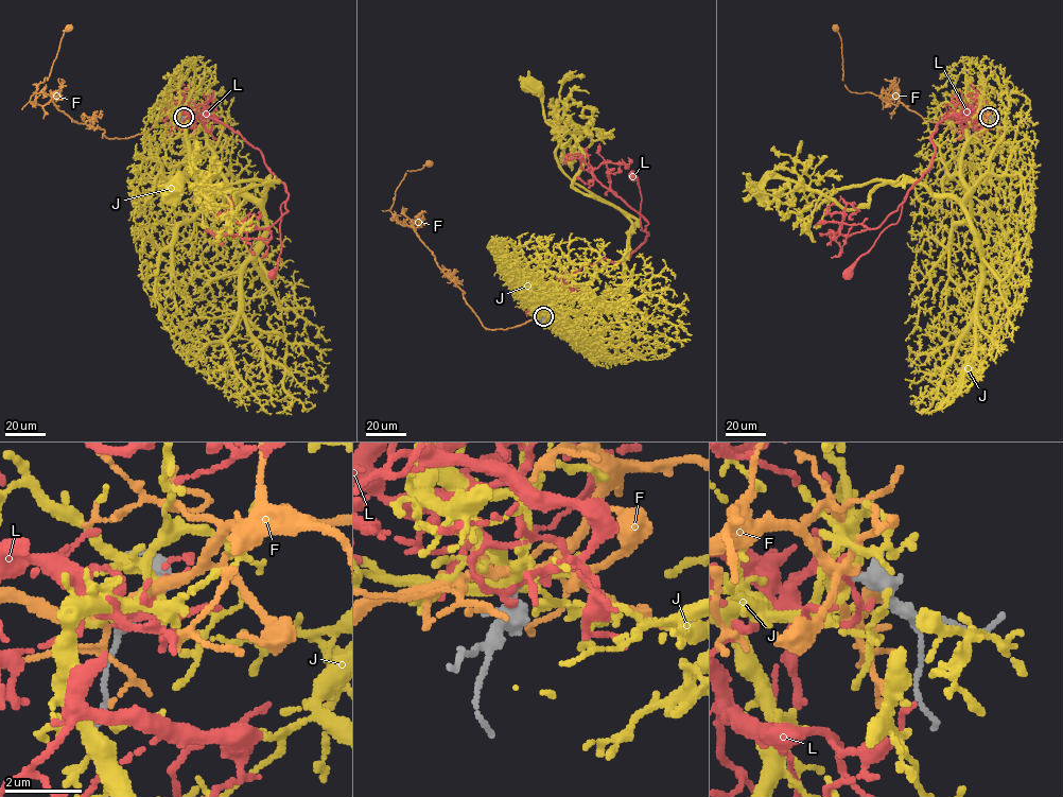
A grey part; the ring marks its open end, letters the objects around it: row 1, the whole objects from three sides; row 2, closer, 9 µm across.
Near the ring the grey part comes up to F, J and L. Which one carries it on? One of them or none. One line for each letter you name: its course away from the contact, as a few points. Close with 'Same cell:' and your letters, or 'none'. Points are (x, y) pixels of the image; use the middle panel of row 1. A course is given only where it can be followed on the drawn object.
F: via (543, 316), (505, 329), (486, 328), (412, 227), (397, 221), (390, 208), (405, 174), (433, 162)
Same cell: F

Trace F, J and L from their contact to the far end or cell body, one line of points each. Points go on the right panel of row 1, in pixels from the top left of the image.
F: (989, 118), (997, 122), (1000, 138), (975, 138), (926, 121), (899, 101), (853, 92), (842, 81), (835, 26)
J: (989, 117), (968, 127), (961, 201), (882, 180), (820, 193), (766, 177), (754, 191)
L: (989, 117), (948, 116), (937, 125), (930, 139), (931, 167), (908, 191), (900, 220), (881, 234), (849, 275)

